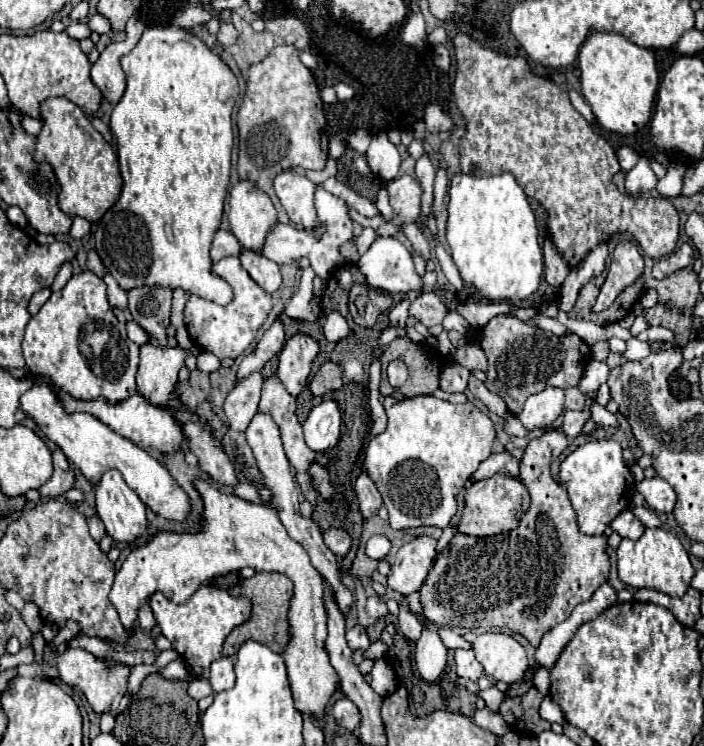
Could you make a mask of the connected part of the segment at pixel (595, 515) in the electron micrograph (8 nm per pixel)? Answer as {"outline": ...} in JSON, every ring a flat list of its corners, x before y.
{"outline":[[613,439,587,441,579,445,567,459,561,463,559,483,567,489,573,509,579,517,579,529,585,535,597,535,607,529,607,525,629,507,635,493,635,479,623,461,623,449]]}

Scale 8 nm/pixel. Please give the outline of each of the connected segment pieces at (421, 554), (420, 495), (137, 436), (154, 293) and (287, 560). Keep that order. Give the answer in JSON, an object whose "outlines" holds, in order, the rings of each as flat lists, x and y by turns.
{"outlines":[[[425,535,405,543,399,551,399,559,391,565,387,585,403,595,421,589,435,559,435,545,437,541]],[[431,395,393,403,387,409,387,417,387,429,373,437,365,451,365,469,383,497,391,527,433,525,445,529,457,511,455,495,475,473,477,465,491,455,495,423,473,401,453,405]],[[59,391,59,397,61,397,63,407,67,407,67,411,87,411,87,413,95,415,97,419,101,419,105,425,109,425,119,435,127,437,129,441,133,441,133,443,137,443,141,447,149,447,151,445,151,449,155,449,157,453,173,453,183,443,183,431,181,431,179,423,175,423,173,415,165,407,155,407,155,405,147,403,137,393,131,399,125,399,123,403,117,403,117,405,109,405,103,399,97,399,97,401,75,401,71,395,67,395,63,391]],[[143,285,131,289,129,311,133,315,133,321,137,321,151,335,153,345,167,347,165,337,171,313,171,289,159,285]],[[195,479,193,485,203,499,201,529,195,533,157,531,151,541,129,553,115,575,109,599,115,605,123,627,127,627,129,631,133,629,133,625,137,623,137,609,155,591,161,591,173,603,185,603,203,581,239,571,243,567,287,575,293,581,295,591,287,615,291,639,283,651,283,661,287,665,297,711,309,715,315,727,323,729,325,707,337,691,339,675,331,667,329,653,325,649,327,609,323,599,321,573,311,565,311,559,303,545,287,535,273,507,257,505,233,493,225,493,205,479]]]}

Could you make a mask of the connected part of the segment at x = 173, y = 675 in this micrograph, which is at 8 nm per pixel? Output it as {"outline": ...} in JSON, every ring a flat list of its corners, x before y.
{"outline":[[175,659,173,663,165,665,159,673,161,673,165,679,183,679,183,681,193,679,191,669,187,667,187,663,183,663,183,659]]}

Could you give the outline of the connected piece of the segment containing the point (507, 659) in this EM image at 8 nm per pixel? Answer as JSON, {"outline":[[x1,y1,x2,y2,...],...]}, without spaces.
{"outline":[[505,633,479,635,473,643,473,651,477,661,483,665,485,675,497,681,515,683,529,669,525,649]]}

